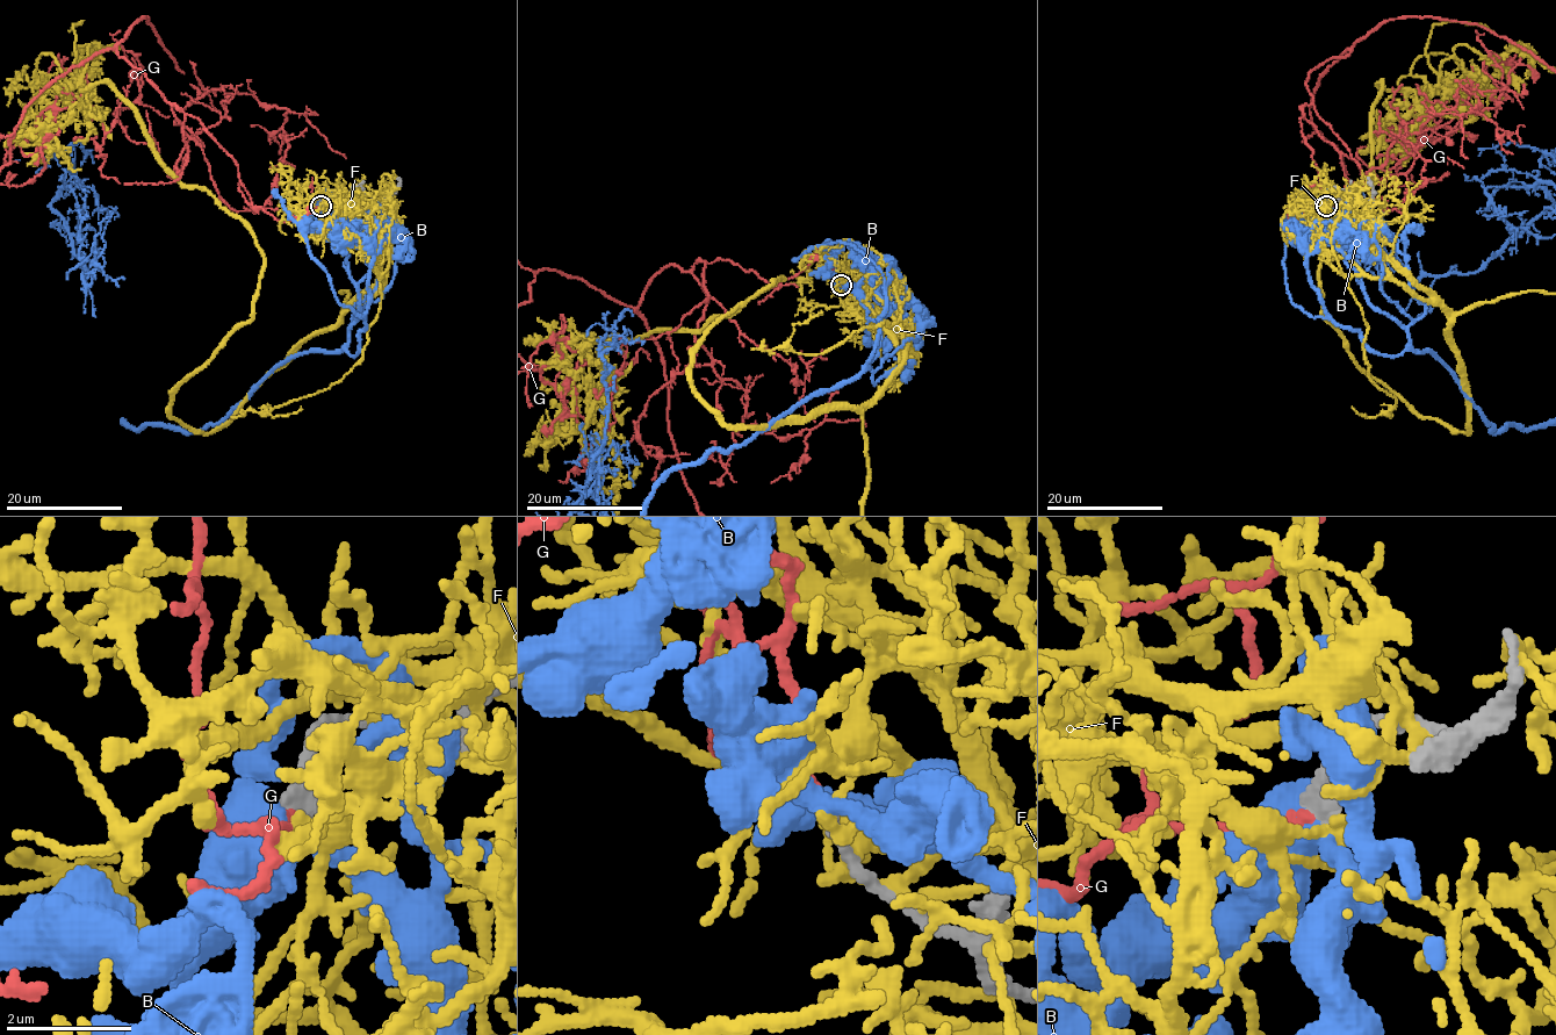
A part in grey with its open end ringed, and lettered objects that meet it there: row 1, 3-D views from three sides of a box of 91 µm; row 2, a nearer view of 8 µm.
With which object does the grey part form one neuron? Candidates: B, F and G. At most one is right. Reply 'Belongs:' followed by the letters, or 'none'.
Belongs: G

